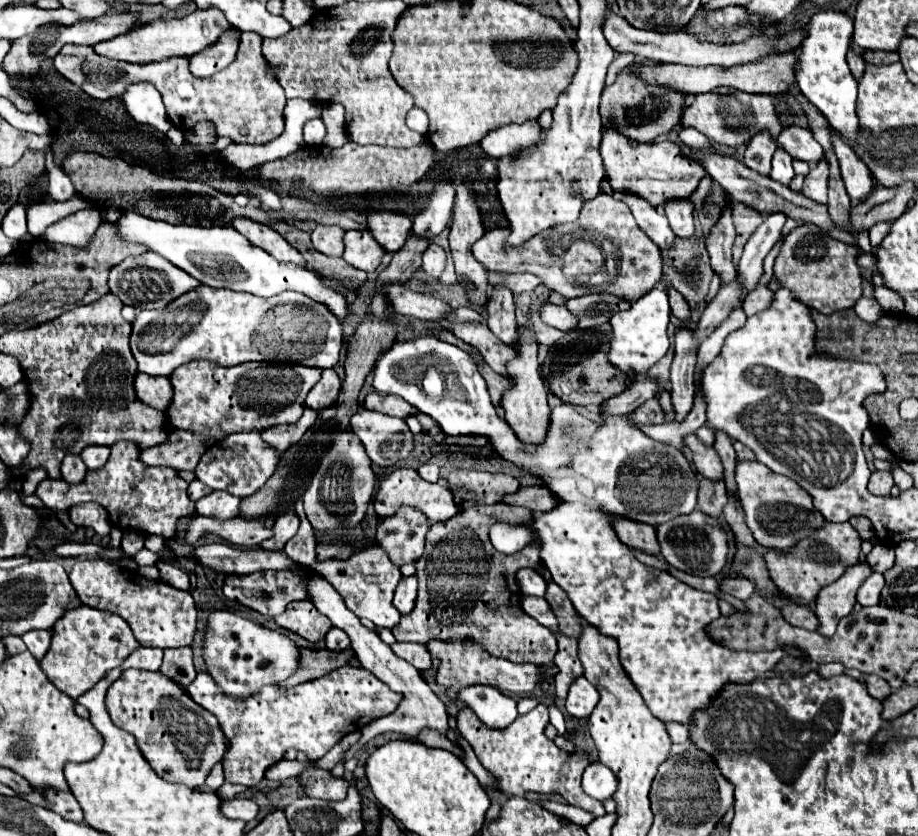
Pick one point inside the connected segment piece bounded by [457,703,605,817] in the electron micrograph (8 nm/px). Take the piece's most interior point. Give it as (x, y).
(521, 758)

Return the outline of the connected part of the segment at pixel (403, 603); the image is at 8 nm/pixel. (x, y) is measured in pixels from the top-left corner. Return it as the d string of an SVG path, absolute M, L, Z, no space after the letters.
M403 577L395 589L393 605L399 609L401 615L411 613L417 599L417 577Z

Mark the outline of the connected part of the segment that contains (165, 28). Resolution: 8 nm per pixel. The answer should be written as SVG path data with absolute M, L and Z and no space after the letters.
M219 9L193 11L191 15L181 17L181 19L145 23L143 27L133 29L131 33L97 43L95 51L103 57L119 59L119 61L127 61L127 63L155 63L155 61L165 61L169 57L191 57L191 55L203 51L205 47L217 43L221 33L225 33L231 27L232 25Z

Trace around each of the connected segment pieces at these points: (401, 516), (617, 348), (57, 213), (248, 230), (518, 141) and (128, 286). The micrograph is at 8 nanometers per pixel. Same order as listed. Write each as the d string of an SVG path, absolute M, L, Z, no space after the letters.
M401 507L397 515L381 519L377 525L377 543L389 553L395 565L415 563L423 555L425 533L429 531L429 521L423 513Z
M651 289L651 293L645 293L641 299L637 299L631 309L619 311L611 317L613 335L609 341L609 361L625 375L645 375L653 363L657 363L669 349L669 337L667 337L667 325L669 325L669 301L667 293L661 289Z
M71 197L69 201L39 201L39 203L33 203L29 209L27 209L27 227L29 227L29 233L33 237L41 237L45 233L45 229L57 221L61 221L63 217L83 209L83 207L97 207L91 199L85 199L83 197Z
M235 217L231 221L231 225L239 233L243 233L253 245L259 245L263 251L267 251L275 259L279 259L279 261L293 261L293 263L305 265L301 253L293 245L289 245L273 227L257 223L257 221L251 221L247 217Z
M527 121L523 125L503 125L501 129L491 131L481 139L481 147L489 157L503 157L509 153L517 153L543 137L537 121Z
M151 251L137 255L137 257L125 257L109 273L111 293L117 295L125 305L131 305L137 309L165 309L169 305L169 301L195 289L197 285L199 285L199 281L193 279L189 273L181 271L179 267L171 265L167 259L163 259Z

